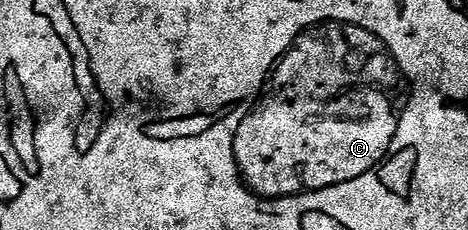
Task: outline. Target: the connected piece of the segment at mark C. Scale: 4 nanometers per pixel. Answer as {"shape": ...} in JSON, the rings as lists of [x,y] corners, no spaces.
{"shape":[[[323,16],[319,20],[311,20],[311,24],[303,24],[291,40],[267,64],[267,72],[263,72],[263,80],[259,80],[259,92],[255,92],[255,100],[247,104],[247,112],[243,112],[243,120],[235,124],[235,136],[231,136],[231,160],[235,160],[235,176],[239,180],[243,192],[259,200],[260,206],[270,210],[283,204],[283,200],[303,200],[303,196],[319,196],[319,192],[331,192],[331,188],[343,188],[343,184],[355,184],[355,180],[363,180],[363,176],[371,176],[371,172],[379,172],[387,160],[391,160],[395,152],[395,140],[399,140],[399,132],[403,132],[403,120],[407,120],[407,112],[415,108],[415,80],[407,76],[407,68],[403,68],[403,60],[395,56],[395,48],[375,32],[375,28],[367,28],[367,24],[359,24],[359,20],[343,20],[343,16]]]}

